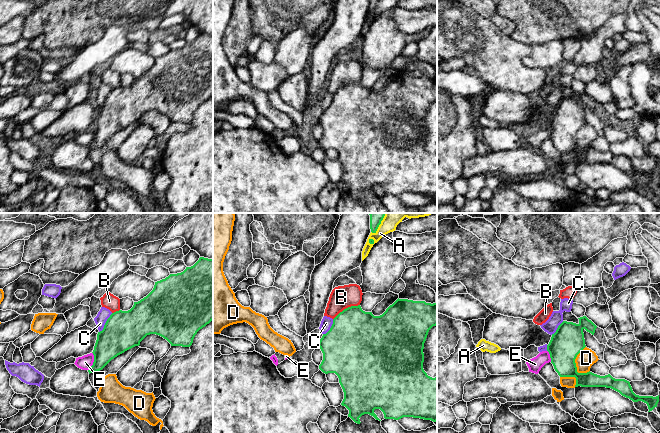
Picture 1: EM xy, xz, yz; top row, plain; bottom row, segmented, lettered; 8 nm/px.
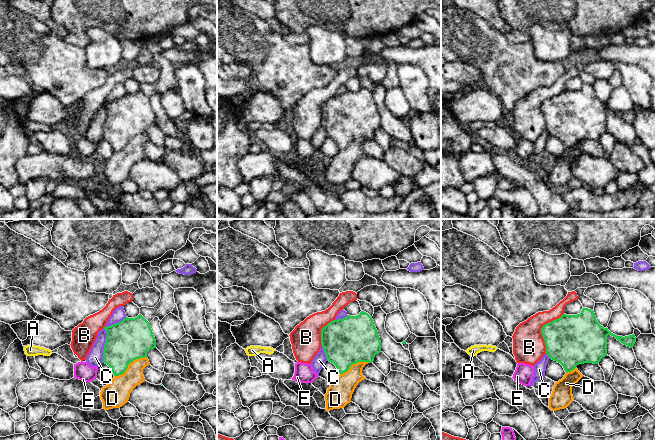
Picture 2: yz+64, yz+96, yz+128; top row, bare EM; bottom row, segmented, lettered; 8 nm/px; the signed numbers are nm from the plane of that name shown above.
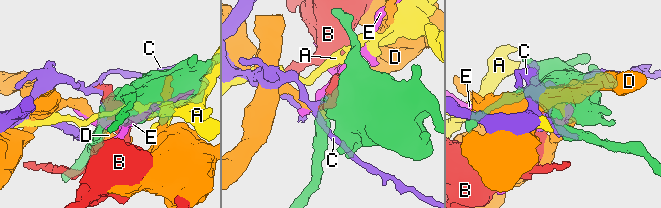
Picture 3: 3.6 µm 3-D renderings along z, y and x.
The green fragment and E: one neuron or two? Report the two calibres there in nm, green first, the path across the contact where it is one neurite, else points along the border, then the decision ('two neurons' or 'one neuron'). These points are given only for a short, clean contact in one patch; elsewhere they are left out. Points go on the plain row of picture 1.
260/110 nm | along xy (92, 128), (93, 140), (88, 146) | two neurons

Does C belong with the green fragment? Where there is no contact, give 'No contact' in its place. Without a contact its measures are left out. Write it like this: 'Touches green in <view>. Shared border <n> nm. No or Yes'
Touches green in xy. Shared border 190 nm. No

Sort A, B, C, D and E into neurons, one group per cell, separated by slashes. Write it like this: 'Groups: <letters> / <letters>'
Groups: A / B / C / D / E

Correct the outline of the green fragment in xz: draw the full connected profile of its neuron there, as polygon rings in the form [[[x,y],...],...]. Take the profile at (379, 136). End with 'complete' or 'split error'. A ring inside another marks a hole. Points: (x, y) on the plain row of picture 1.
[[[397,75],[392,81],[390,81],[386,87],[380,92],[374,92],[372,88],[365,88],[361,82],[351,82],[340,88],[334,95],[330,106],[323,110],[319,119],[317,120],[322,129],[323,136],[319,141],[319,145],[325,149],[335,149],[339,154],[339,159],[344,168],[344,175],[341,179],[349,186],[348,193],[350,193],[355,199],[360,200],[360,193],[364,190],[373,192],[376,196],[381,197],[374,189],[375,185],[380,185],[385,195],[399,196],[403,193],[420,194],[424,196],[437,197],[437,153],[432,154],[427,151],[423,145],[424,138],[424,119],[426,117],[429,106],[437,101],[437,79],[426,79],[425,77],[413,77],[408,75]]]; complete

